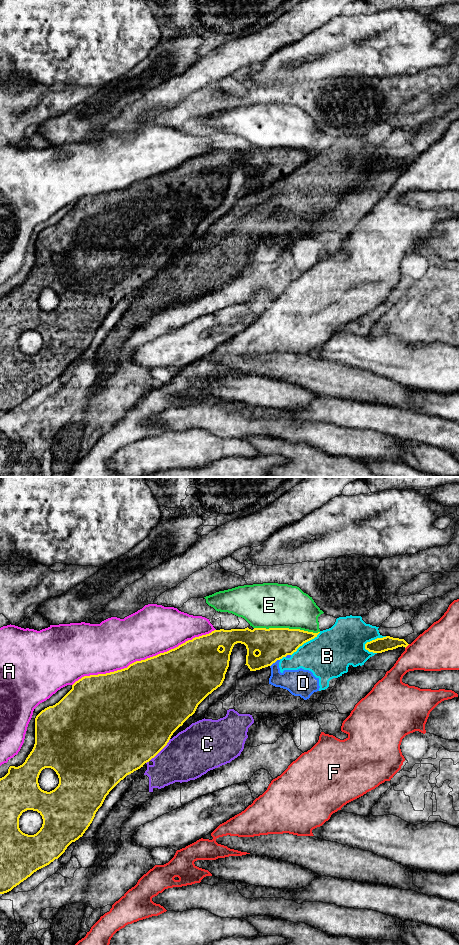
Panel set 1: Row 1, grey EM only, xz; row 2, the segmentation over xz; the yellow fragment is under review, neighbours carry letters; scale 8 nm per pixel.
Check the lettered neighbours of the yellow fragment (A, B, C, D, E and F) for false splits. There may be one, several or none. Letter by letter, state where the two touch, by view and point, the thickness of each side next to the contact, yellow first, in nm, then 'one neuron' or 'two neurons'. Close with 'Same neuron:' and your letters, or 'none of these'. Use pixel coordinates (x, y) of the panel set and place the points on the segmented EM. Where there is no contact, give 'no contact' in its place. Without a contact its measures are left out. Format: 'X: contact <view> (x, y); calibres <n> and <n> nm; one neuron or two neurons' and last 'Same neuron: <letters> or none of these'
A: contact xz (143, 660); calibres 500 and 400 nm; two neurons
B: contact xz (373, 640); calibres 120 and 340 nm; two neurons
C: contact xz (158, 752); calibres 500 and 380 nm; two neurons
D: contact xz (274, 662); calibres 260 and 200 nm; two neurons
E: contact xz (287, 628); calibres 260 and 360 nm; two neurons
F: contact xz (407, 645); calibres 120 and 360 nm; two neurons
Same neuron: none of these

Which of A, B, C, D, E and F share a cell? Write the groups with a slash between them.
A / B C D / E / F

